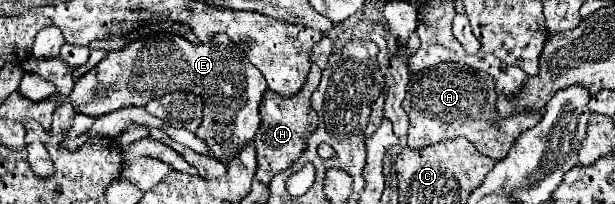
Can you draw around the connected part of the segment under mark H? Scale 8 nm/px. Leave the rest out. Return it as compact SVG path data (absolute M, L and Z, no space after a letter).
M313 64L305 86L295 96L283 98L275 92L269 92L269 90L265 92L265 98L263 98L261 108L259 108L261 126L259 126L257 136L255 136L255 150L257 150L255 178L259 182L269 184L269 180L273 176L283 172L285 168L291 168L295 164L295 160L305 152L305 144L307 144L309 136L317 130L317 116L311 108L311 94L313 94L313 90L317 90L317 84L321 80L321 72L323 70Z

